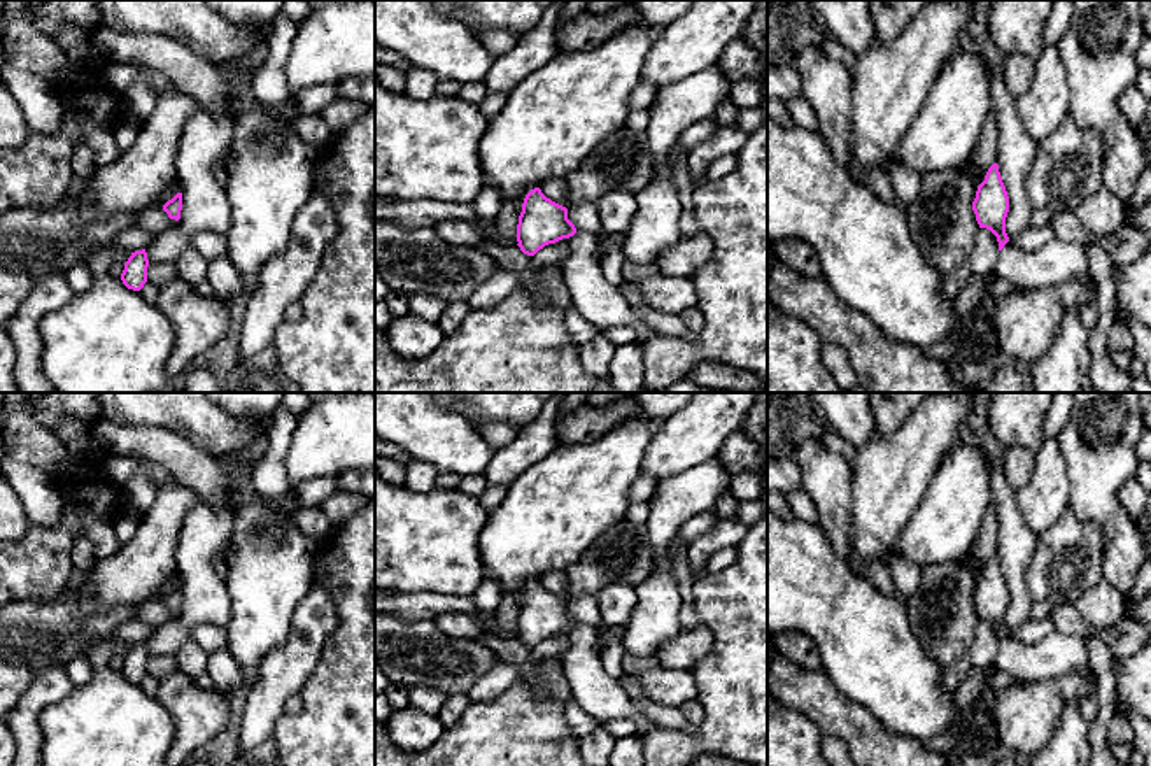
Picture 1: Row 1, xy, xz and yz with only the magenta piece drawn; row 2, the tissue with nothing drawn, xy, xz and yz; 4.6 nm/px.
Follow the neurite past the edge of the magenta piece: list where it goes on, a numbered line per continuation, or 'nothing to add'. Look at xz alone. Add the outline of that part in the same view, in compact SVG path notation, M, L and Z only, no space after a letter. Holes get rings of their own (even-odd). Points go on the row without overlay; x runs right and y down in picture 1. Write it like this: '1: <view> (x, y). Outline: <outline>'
1: xz (598, 695). Outline: M576 622L568 631L573 649L561 661L568 677L573 698L580 708L601 724L617 719L632 719L638 734L657 727L622 689L617 677L610 677L599 659L597 628Z

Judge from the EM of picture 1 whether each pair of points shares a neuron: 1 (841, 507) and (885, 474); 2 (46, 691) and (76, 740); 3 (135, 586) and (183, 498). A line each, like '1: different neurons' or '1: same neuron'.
1: different neurons
2: different neurons
3: same neuron

